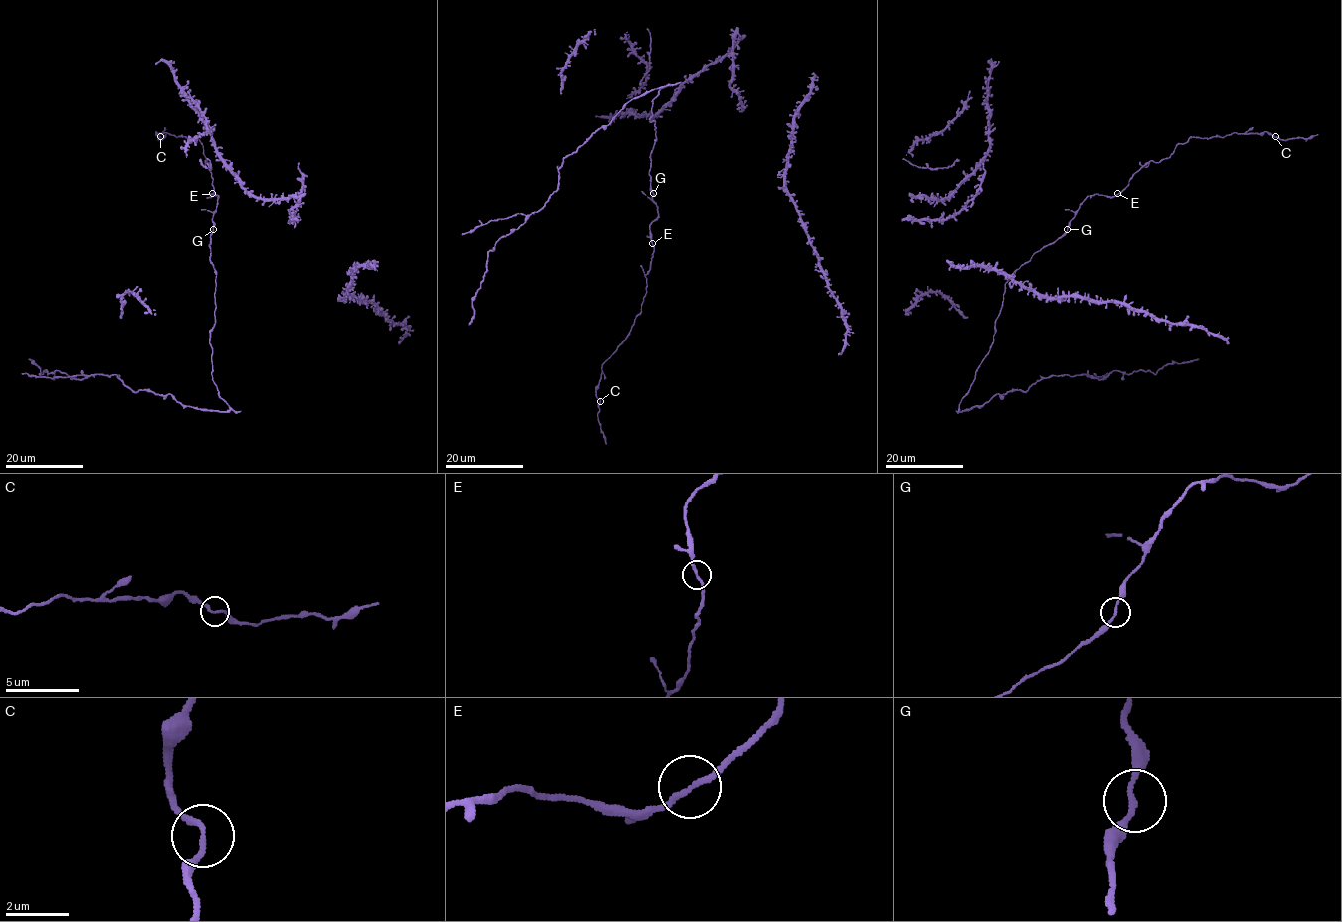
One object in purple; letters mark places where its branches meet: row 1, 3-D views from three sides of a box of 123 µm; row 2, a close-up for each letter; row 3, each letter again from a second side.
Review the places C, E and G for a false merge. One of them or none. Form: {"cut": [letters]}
{"cut": []}

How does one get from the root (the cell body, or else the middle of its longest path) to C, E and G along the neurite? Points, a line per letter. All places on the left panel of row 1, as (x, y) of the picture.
C: (202, 209), (212, 212), (218, 196), (210, 196), (212, 177), (201, 141), (156, 132), (160, 137)
E: (202, 209), (212, 212), (216, 208), (218, 196), (210, 196), (212, 194)
G: (202, 209), (213, 214), (213, 229)

